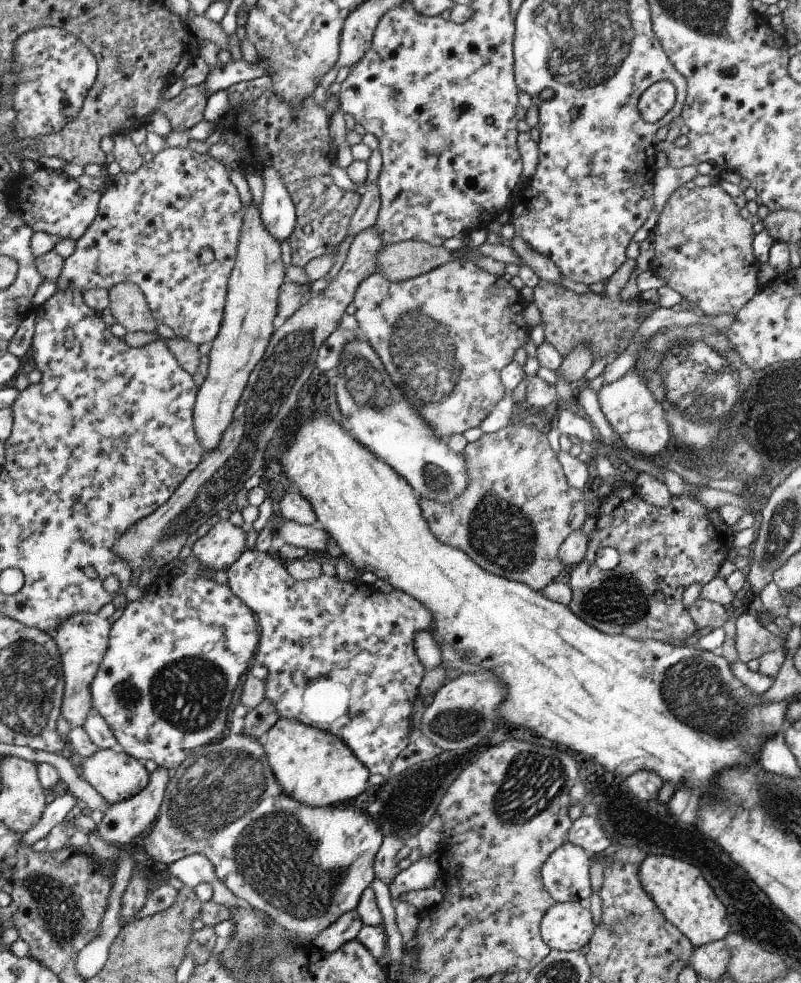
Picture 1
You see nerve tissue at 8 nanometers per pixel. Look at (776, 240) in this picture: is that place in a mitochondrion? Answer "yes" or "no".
no

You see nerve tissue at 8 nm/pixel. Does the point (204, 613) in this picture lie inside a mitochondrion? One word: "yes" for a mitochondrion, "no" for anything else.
no

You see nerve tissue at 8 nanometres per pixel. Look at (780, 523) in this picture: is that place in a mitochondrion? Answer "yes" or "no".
yes

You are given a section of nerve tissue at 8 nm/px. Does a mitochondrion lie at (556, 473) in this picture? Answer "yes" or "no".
no

